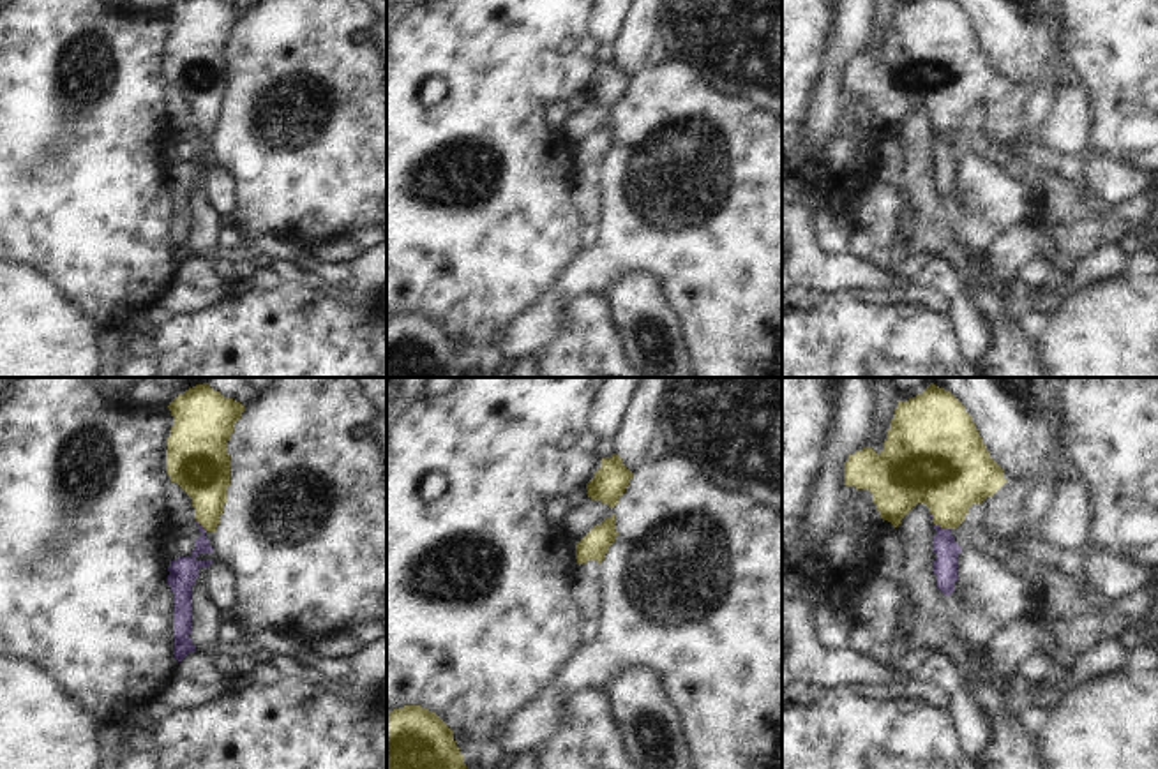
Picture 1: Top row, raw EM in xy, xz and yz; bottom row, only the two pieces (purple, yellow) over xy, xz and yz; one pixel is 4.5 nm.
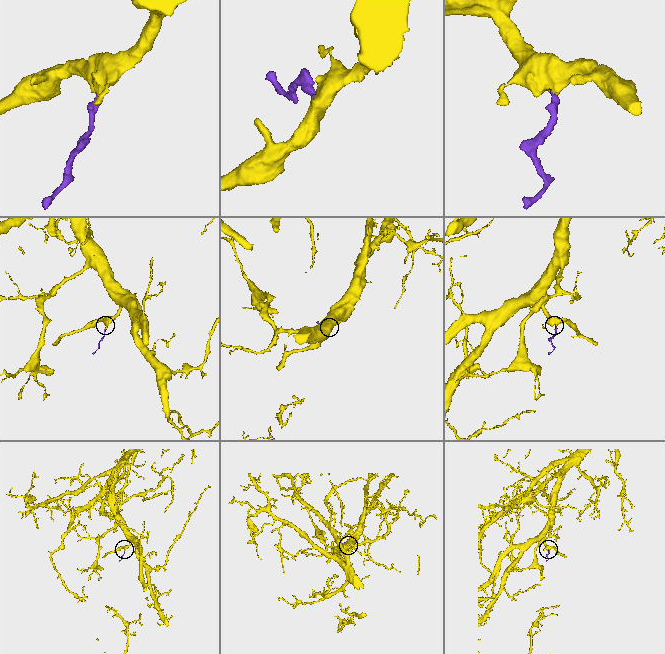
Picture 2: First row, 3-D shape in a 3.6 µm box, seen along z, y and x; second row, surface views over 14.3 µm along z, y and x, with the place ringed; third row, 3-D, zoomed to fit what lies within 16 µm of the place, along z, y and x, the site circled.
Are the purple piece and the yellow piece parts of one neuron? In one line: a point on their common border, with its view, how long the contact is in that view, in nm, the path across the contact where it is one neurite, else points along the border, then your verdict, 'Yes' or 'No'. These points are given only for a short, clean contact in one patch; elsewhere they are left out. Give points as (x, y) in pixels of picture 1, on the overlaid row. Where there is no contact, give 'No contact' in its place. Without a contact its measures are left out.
Touches purple at yz (941, 528). Shared border 80 nm. Path across: yz (947, 549), (941, 528), (947, 514), (947, 473). Yes.

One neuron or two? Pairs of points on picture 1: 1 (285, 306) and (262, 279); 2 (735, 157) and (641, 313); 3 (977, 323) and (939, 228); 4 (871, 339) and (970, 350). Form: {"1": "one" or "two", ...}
{"1": "two", "2": "two", "3": "two", "4": "two"}

